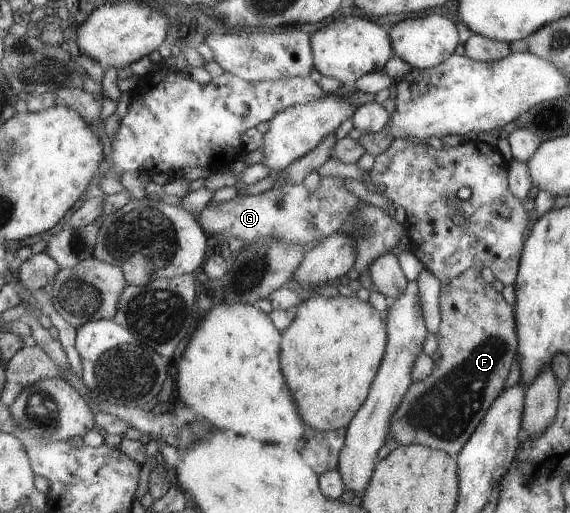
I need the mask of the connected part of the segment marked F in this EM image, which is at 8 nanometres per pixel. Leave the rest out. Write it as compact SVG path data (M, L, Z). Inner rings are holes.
M468 268L449 283L440 285L438 307L440 323L435 334L437 347L430 355L434 362L432 371L423 380L410 382L405 398L390 420L388 438L397 445L421 445L455 455L469 442L486 410L503 388L503 380L517 352L516 320L513 320L511 306L505 304L501 294L479 276L476 268Z

